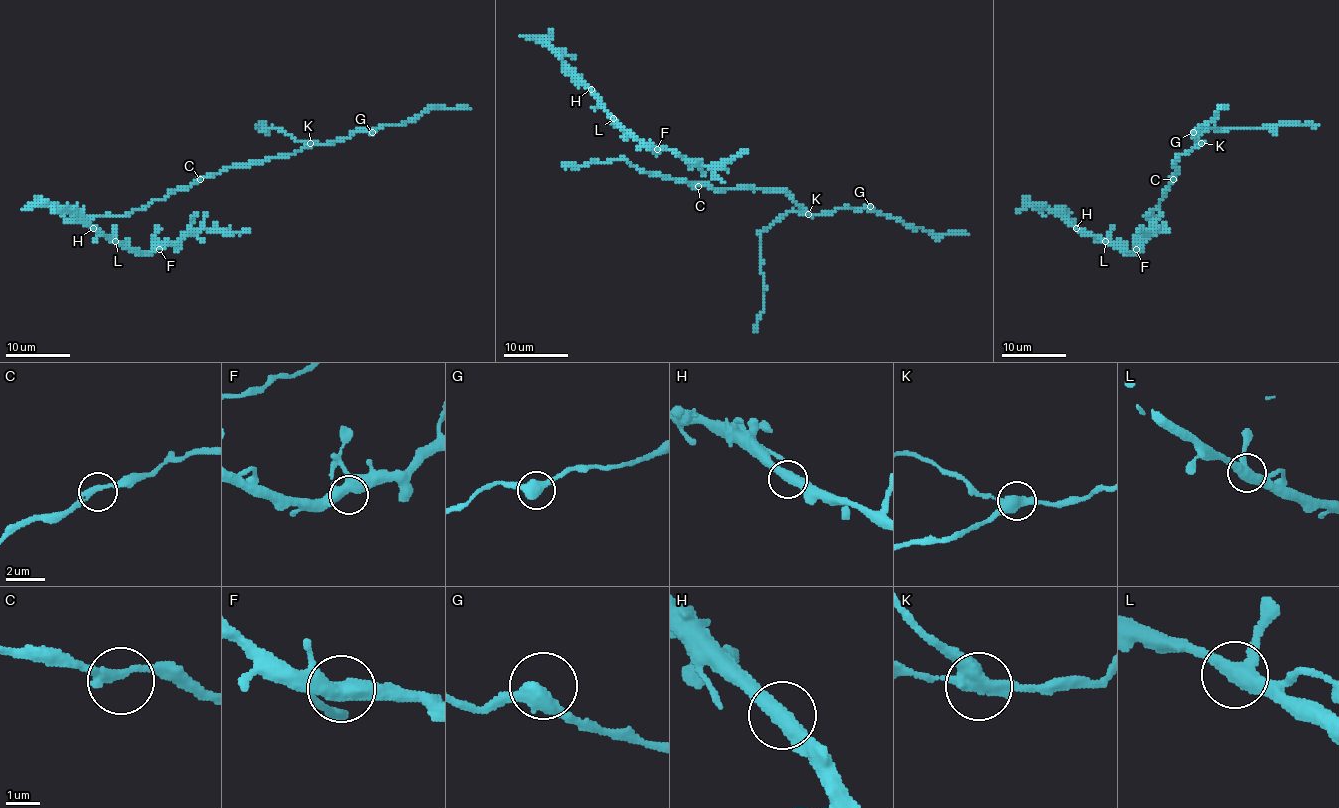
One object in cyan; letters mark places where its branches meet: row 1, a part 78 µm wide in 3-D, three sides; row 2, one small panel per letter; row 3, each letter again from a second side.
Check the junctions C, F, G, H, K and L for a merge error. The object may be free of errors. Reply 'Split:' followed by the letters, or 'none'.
Split: K

